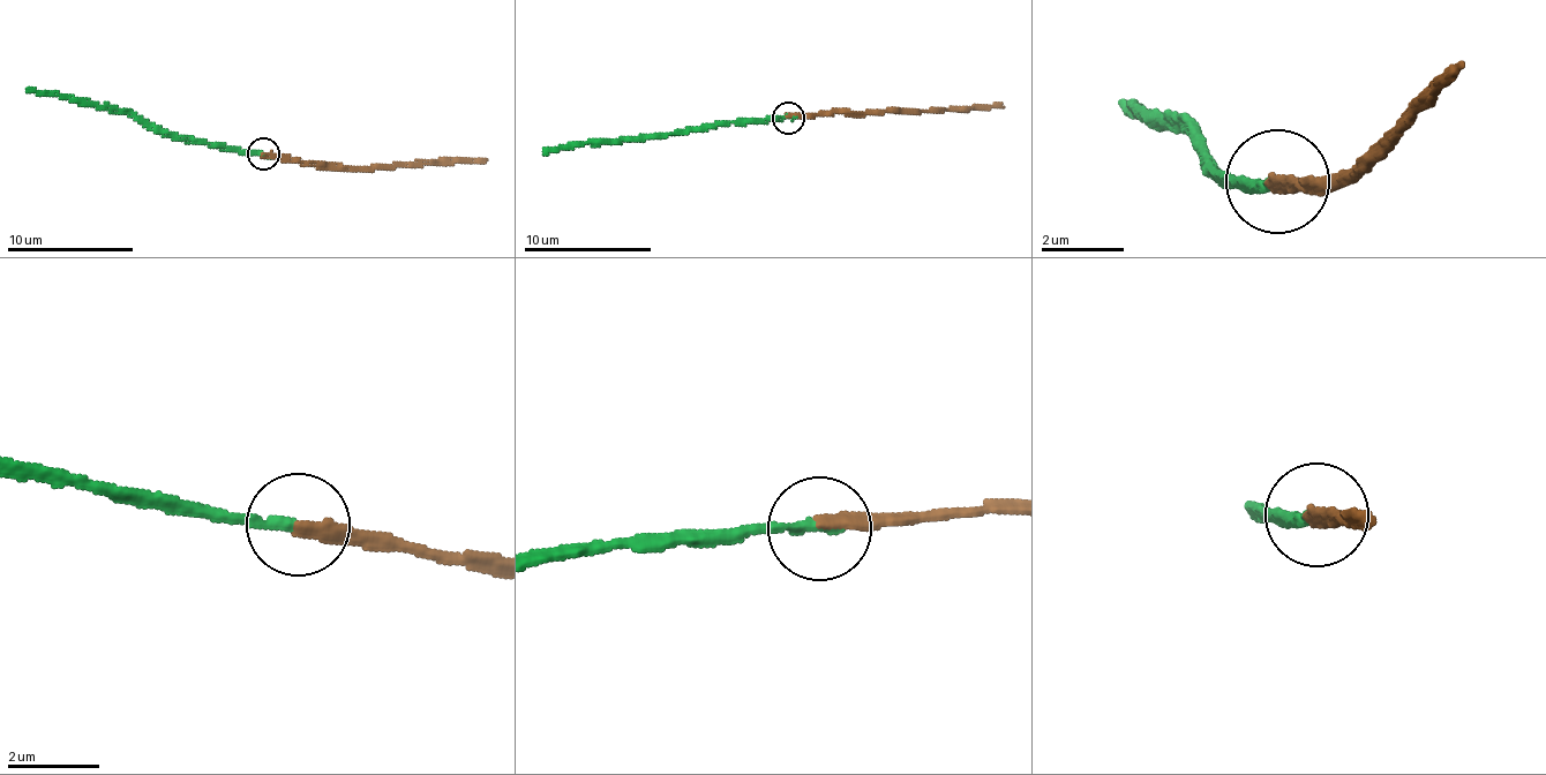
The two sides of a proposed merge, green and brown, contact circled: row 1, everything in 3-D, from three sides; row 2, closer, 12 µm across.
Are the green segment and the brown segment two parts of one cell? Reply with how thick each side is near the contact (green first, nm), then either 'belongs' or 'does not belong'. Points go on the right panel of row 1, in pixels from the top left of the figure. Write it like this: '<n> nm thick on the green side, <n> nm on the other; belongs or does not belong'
240 nm thick on the green side, 280 nm on the other; belongs

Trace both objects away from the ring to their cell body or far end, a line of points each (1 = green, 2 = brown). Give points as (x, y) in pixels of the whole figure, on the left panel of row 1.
1: (264, 155), (177, 140), (125, 113), (27, 89)
2: (264, 155), (302, 162), (392, 170), (487, 160)

